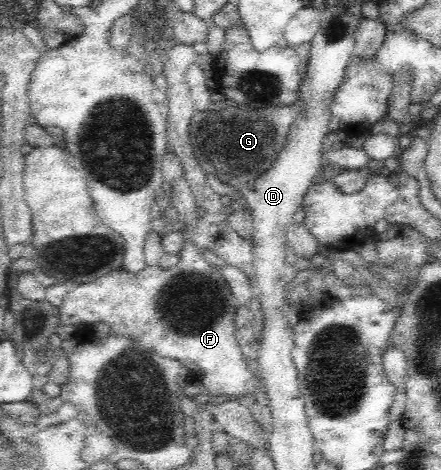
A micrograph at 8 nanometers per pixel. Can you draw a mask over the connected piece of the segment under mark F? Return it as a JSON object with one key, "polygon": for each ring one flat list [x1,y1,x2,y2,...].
{"polygon":[[168,152,163,158,161,169,164,184,171,188,170,206,177,211,177,220,183,222,184,230,187,230,183,231,187,235,187,240,183,242,183,248,178,254,178,264,170,269,143,268,141,272,135,272,135,274,128,272,125,268,116,269,106,276,101,276,95,282,72,286,58,306,60,323,83,326,93,326,96,322,109,324,111,333,135,339,139,347,155,351,163,358,179,360,190,371,197,372,204,392,218,400,236,398,239,394,253,395,255,390,262,386,262,381,258,373,251,370,241,353,241,347,237,344,235,332,238,328,235,324,235,308,238,308,238,305,235,304,235,299,223,276,218,273,217,266,208,264,203,256,203,250,197,248,192,242,193,230,199,218,197,215,199,208,187,183,181,160,175,154]]}

